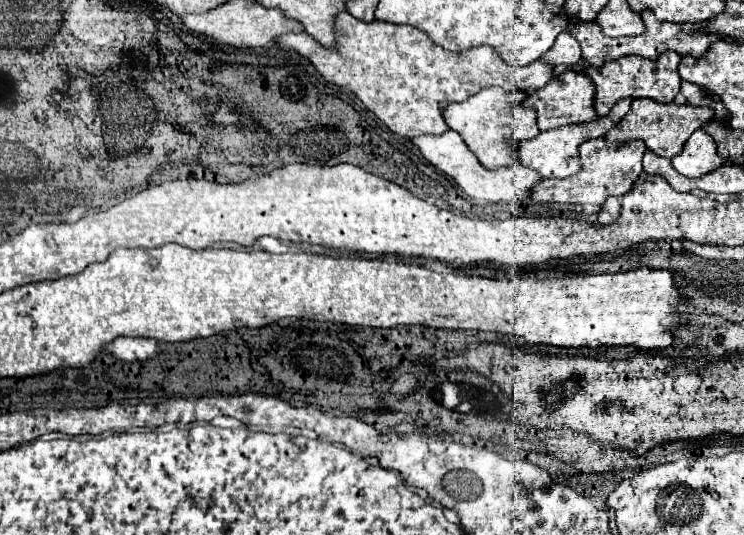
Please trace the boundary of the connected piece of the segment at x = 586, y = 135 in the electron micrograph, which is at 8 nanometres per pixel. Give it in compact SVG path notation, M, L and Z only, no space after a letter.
M625 98L623 102L617 102L607 116L591 120L591 122L583 122L583 126L563 126L563 128L555 128L555 130L545 130L531 140L519 140L519 142L515 142L515 154L523 166L539 172L541 178L573 176L581 168L579 166L579 154L577 154L579 144L585 140L591 140L591 138L605 136L607 130L611 130L629 112L629 106L631 106L631 98Z

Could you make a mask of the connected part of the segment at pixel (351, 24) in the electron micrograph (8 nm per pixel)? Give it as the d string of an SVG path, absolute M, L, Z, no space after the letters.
M347 10L335 16L335 44L331 48L319 44L307 32L283 34L277 38L277 46L309 58L325 80L353 92L381 122L389 126L391 132L405 138L449 130L441 116L443 104L467 100L489 86L533 92L549 82L553 70L553 66L539 60L527 66L511 66L489 46L451 52L437 46L425 32L413 26L385 24L379 20L365 24L353 18Z

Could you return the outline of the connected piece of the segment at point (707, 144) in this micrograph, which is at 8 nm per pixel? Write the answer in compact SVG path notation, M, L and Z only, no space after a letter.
M699 128L685 142L683 152L671 158L671 164L679 174L687 178L699 178L721 166L723 160L717 156L715 140L705 130Z

